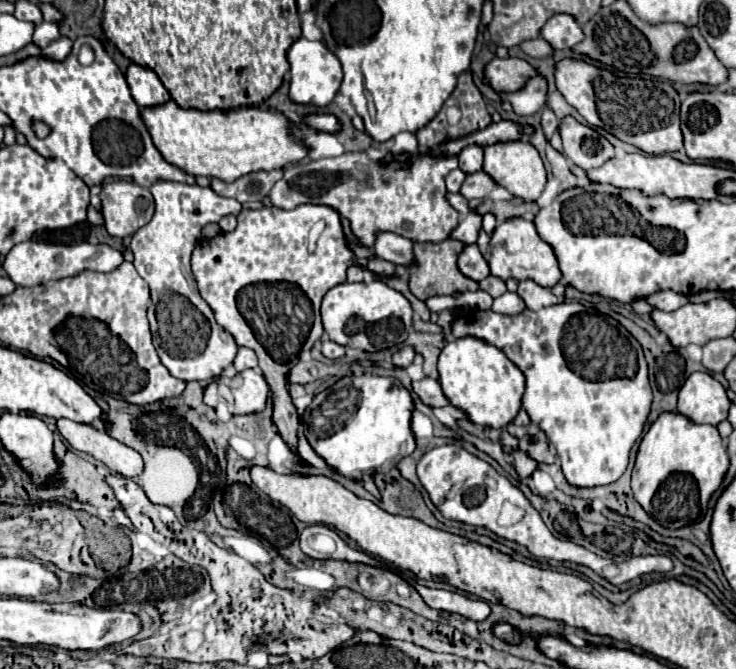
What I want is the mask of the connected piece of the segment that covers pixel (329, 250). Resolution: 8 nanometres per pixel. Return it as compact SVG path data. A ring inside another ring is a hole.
M299 205L291 211L279 207L263 207L257 211L245 209L237 215L237 227L231 233L219 233L213 239L203 239L193 249L191 269L197 279L199 293L213 309L217 323L235 337L237 345L251 347L257 353L259 367L263 369L265 379L275 395L273 423L277 425L279 435L295 455L299 455L299 415L285 389L285 379L291 369L291 363L297 363L299 351L311 350L314 343L322 337L324 329L320 307L323 295L331 287L345 281L345 269L351 263L353 253L345 243L339 213L335 213L335 209L327 209L325 205Z

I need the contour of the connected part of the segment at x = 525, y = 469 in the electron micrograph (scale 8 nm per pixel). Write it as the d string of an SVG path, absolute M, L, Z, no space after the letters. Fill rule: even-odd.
M515 449L513 451L513 455L515 455L515 461L513 461L513 467L515 467L515 471L519 473L519 477L521 479L525 479L525 477L529 477L535 469L537 469L537 463L525 453L525 451L521 451L521 449Z

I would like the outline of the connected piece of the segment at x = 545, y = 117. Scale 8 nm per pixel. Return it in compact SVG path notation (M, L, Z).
M545 109L541 115L541 129L543 129L545 139L553 137L553 133L557 131L557 125L559 125L559 119L555 117L555 113L551 109Z

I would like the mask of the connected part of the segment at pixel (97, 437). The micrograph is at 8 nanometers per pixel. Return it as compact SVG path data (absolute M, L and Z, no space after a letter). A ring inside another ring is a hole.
M59 419L57 429L73 449L93 455L95 459L103 461L113 473L129 479L143 473L143 457L111 435L69 419Z

